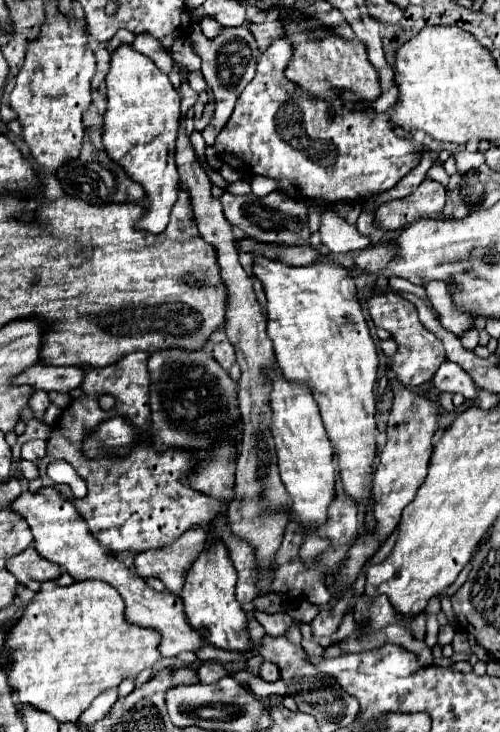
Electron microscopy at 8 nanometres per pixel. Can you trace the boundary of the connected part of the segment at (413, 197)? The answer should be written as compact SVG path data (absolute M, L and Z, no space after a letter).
M425 179L411 195L383 203L375 211L375 219L383 229L403 229L421 217L437 217L445 207L445 187L433 179Z

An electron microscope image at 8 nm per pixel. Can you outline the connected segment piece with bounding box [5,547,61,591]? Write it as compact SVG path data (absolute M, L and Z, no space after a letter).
M33 547L25 549L17 557L11 557L5 567L17 577L17 583L25 585L31 591L39 591L43 581L53 581L61 575L61 567L45 561Z

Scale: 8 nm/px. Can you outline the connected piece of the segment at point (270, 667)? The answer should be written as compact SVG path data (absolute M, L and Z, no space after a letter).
M263 661L263 663L261 663L261 669L259 669L259 677L265 679L265 681L277 681L277 679L279 679L279 669L277 669L277 665Z

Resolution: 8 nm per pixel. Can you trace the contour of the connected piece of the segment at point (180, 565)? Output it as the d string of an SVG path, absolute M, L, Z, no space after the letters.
M193 527L185 531L173 545L143 551L135 557L135 571L139 577L149 579L157 577L165 583L165 587L179 595L185 583L185 575L203 551L207 531L203 527Z

